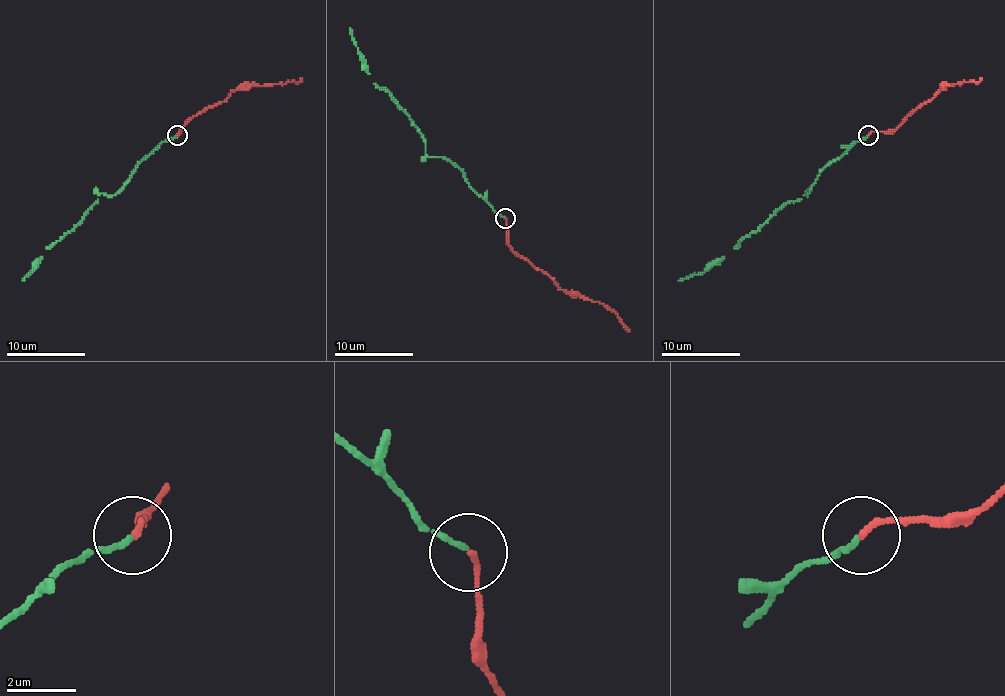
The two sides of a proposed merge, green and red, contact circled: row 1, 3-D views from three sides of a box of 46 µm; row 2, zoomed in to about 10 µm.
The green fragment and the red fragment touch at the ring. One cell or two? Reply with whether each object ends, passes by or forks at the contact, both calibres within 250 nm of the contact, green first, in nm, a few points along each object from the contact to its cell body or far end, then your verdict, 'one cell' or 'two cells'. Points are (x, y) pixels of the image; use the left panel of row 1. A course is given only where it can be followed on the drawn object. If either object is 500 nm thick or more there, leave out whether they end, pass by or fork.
green ends | red ends | 140/170 nm | green via (177, 135), (161, 141), (113, 195), (98, 195), (98, 201), (60, 241), (46, 248), (38, 264), (22, 280) | red via (177, 135), (195, 116), (221, 104), (234, 90), (302, 78) | one cell

